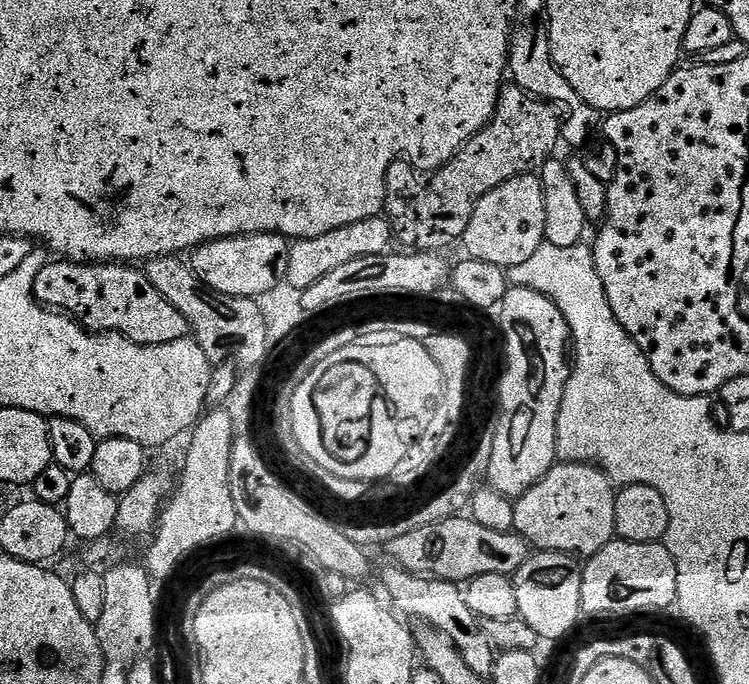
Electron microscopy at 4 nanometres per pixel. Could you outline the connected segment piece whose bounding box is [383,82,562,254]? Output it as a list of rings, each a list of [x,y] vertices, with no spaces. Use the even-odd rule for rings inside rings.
[[[511,82],[505,83],[500,89],[498,106],[494,110],[492,120],[448,164],[444,164],[434,173],[431,173],[428,185],[413,198],[413,208],[409,210],[402,201],[396,200],[396,176],[388,175],[384,183],[384,211],[383,215],[392,223],[392,235],[397,241],[405,244],[405,249],[417,252],[443,253],[443,248],[448,248],[451,244],[459,245],[466,234],[466,226],[470,226],[472,210],[477,202],[490,190],[502,186],[502,182],[510,182],[510,178],[515,176],[527,176],[535,173],[539,168],[553,159],[556,143],[561,143],[560,126],[562,120],[557,109],[548,104],[545,100],[540,100],[537,96],[531,96],[526,90],[522,90],[518,85]]]

